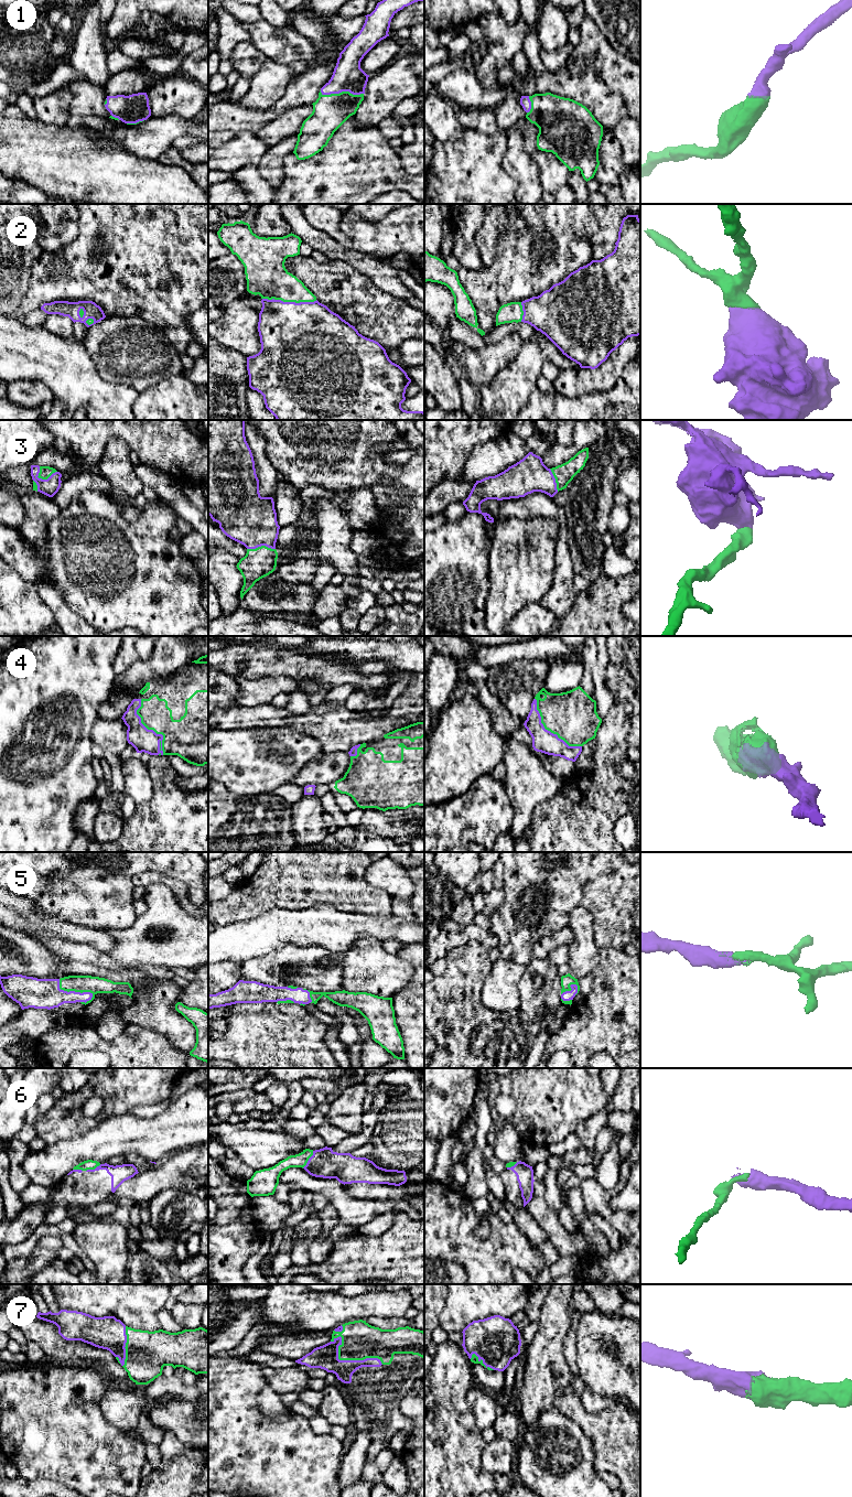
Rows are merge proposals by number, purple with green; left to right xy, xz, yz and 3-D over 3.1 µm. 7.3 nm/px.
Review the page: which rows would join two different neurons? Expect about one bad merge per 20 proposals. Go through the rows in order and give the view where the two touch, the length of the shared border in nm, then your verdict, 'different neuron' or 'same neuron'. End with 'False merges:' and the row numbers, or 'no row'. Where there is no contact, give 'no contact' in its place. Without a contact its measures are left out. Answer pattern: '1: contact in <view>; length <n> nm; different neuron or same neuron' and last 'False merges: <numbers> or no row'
1: contact in xz; length 320 nm; same neuron
2: contact in xz; length 400 nm; same neuron
3: contact in xy; length 160 nm; same neuron
4: contact in xy; length 440 nm; same neuron
5: contact in xy; length 280 nm; same neuron
6: contact in xz; length 150 nm; different neuron
7: contact in xz; length 420 nm; same neuron
False merges: 6

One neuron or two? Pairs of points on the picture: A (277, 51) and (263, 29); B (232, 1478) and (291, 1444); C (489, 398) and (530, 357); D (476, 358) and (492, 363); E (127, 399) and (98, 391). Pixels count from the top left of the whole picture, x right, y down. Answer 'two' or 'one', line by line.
A: one
B: one
C: one
D: one
E: one

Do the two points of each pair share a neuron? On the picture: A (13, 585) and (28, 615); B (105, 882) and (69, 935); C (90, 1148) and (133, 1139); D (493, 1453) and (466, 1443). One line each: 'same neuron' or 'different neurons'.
A: same neuron
B: different neurons
C: same neuron
D: different neurons

